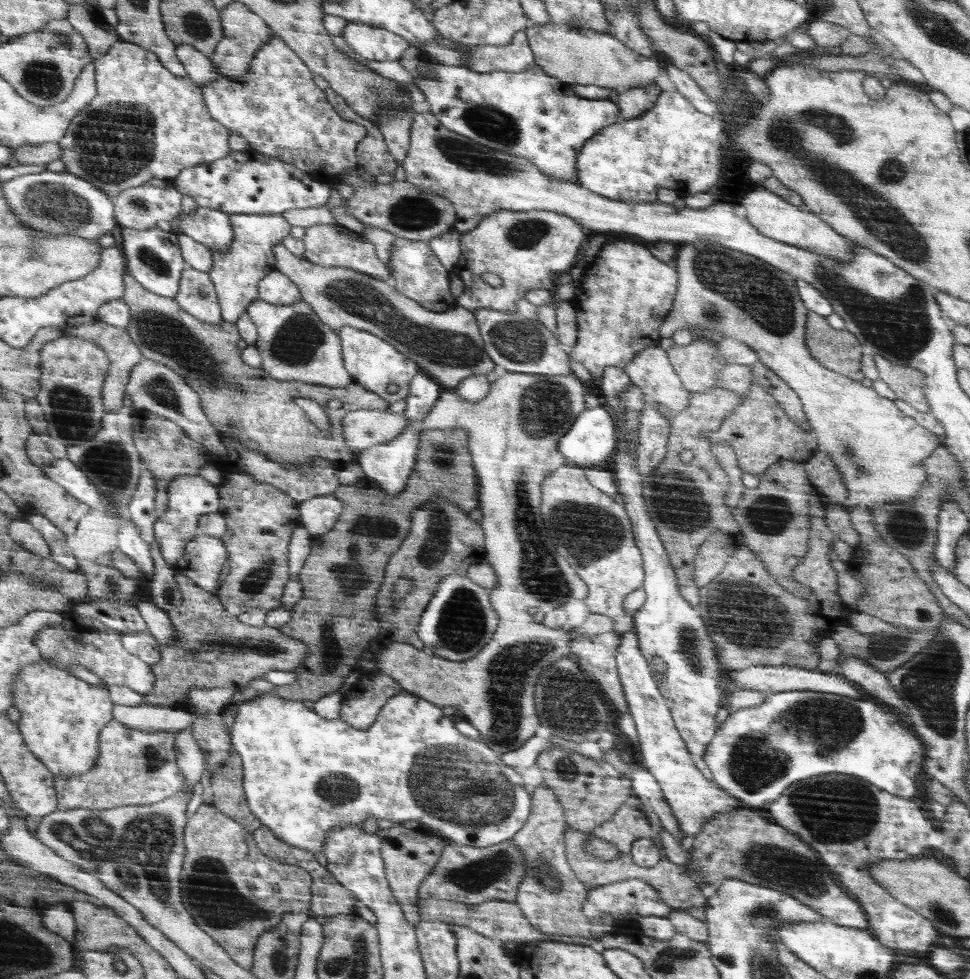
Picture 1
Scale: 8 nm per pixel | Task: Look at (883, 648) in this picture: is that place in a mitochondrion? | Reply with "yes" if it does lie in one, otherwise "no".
yes

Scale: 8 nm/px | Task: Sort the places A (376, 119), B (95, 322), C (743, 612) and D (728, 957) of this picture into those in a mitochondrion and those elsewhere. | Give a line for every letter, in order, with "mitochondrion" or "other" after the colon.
A: other
B: other
C: mitochondrion
D: mitochondrion

